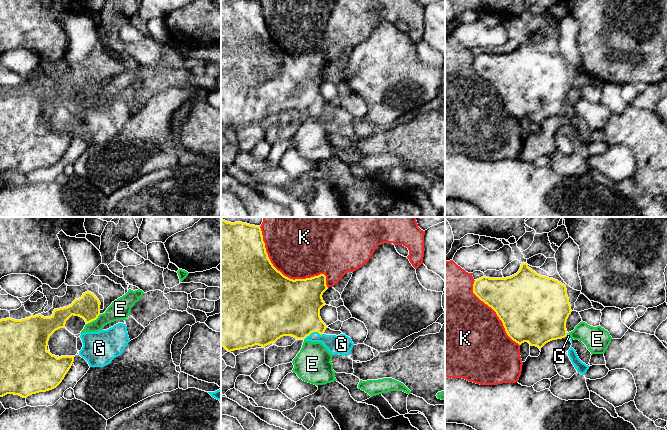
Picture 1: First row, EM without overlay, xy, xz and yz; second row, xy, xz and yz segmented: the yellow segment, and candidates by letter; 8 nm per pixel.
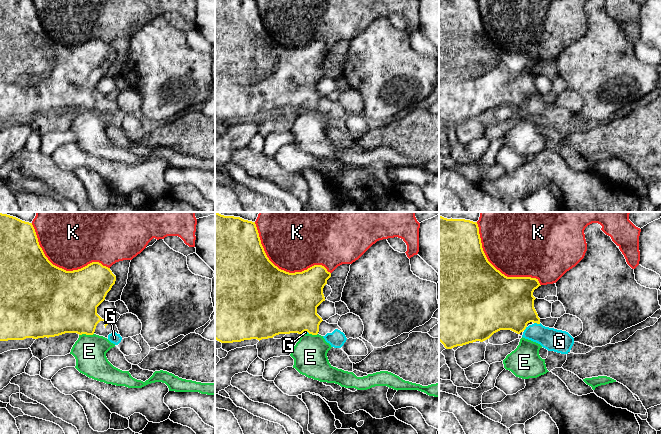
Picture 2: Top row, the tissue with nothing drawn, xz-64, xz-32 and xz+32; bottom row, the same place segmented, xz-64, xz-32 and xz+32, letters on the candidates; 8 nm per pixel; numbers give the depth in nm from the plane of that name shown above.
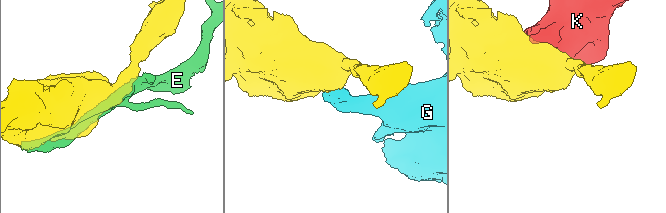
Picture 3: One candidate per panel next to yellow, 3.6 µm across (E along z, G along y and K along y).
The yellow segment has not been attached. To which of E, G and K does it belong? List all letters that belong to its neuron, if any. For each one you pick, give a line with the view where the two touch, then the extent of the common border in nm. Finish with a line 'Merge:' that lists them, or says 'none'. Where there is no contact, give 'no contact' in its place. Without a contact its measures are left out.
G: meets yellow in xz; contact 170 nm long
Merge: G

